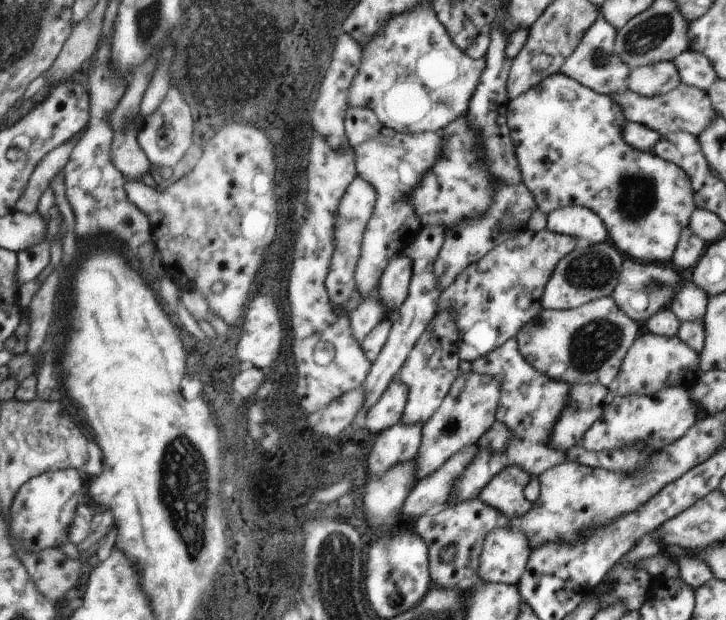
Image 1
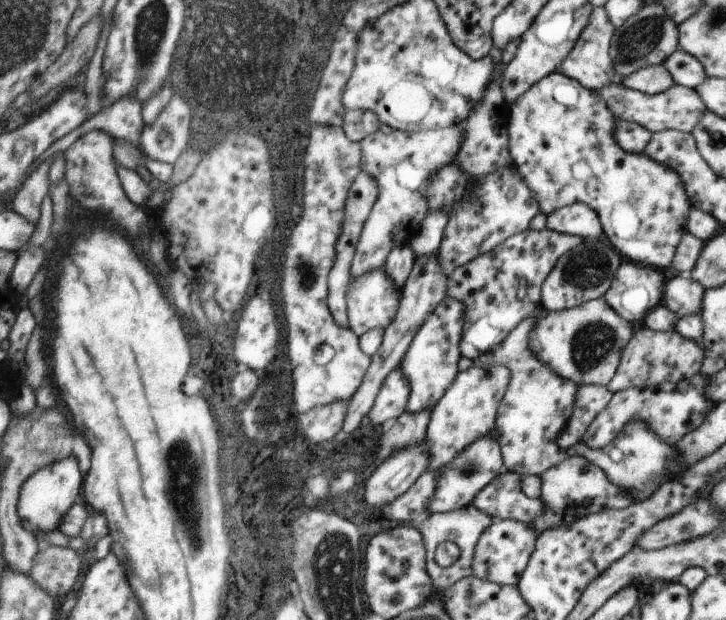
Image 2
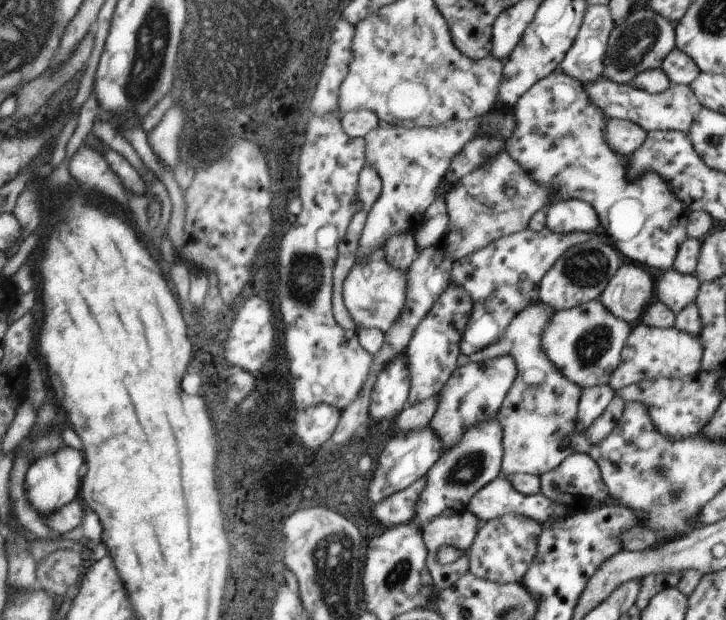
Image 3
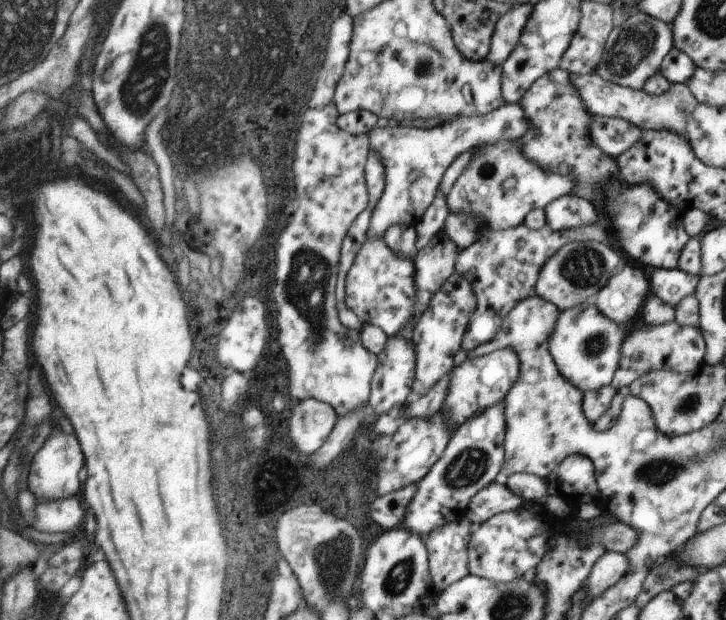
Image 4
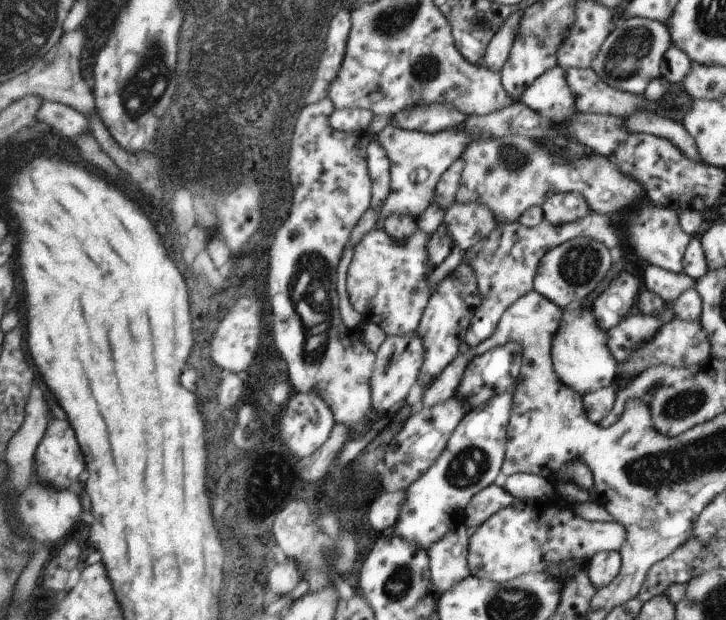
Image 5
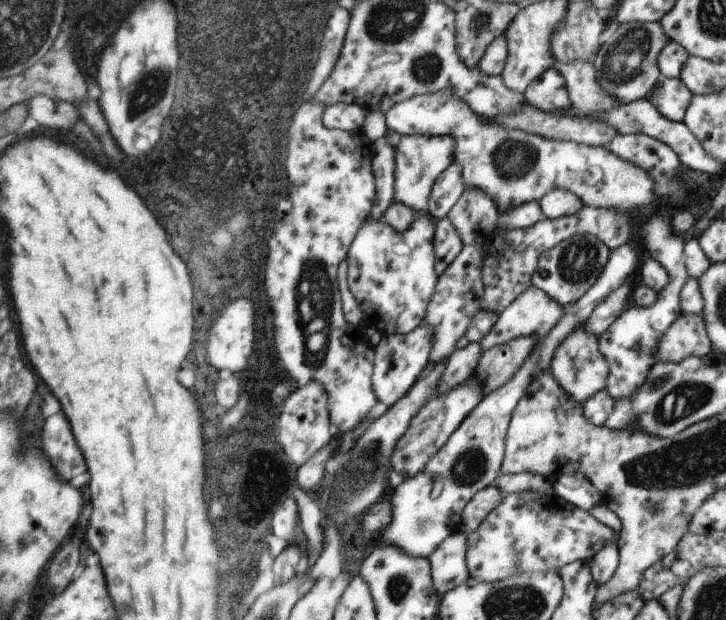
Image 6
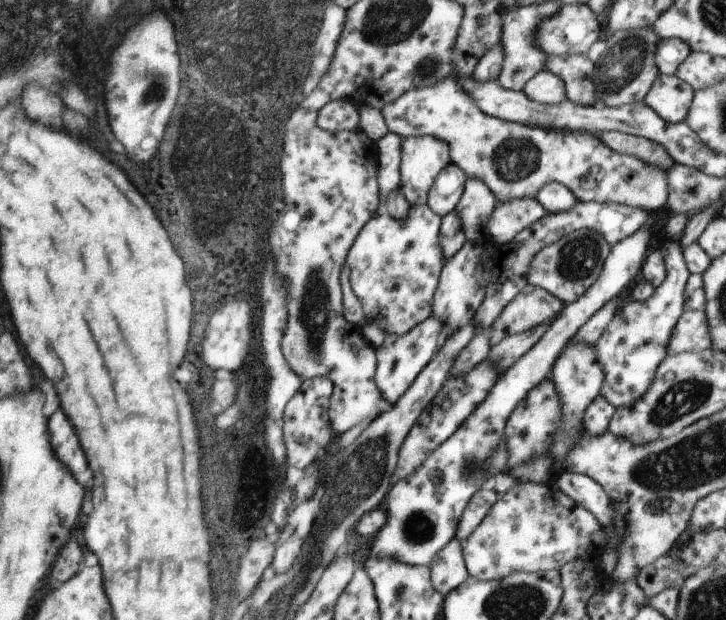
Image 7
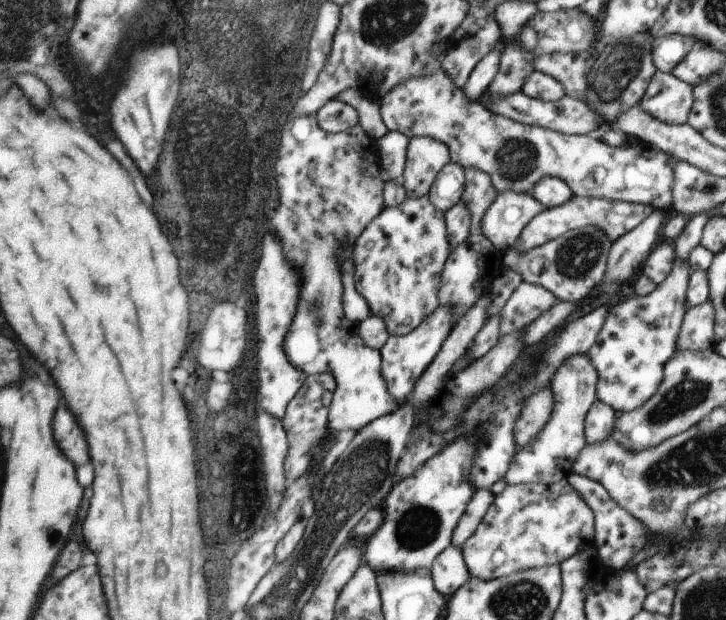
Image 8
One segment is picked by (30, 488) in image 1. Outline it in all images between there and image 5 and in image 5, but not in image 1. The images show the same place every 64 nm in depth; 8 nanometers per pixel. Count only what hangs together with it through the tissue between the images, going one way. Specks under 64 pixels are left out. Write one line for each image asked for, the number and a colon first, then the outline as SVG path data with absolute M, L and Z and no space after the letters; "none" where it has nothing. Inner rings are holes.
2: M75 456L49 464L47 468L35 472L21 490L21 500L19 500L19 514L23 518L23 524L27 530L35 532L37 528L41 530L59 530L65 514L77 504L81 494L81 470L79 462Z
3: M63 446L57 452L43 454L37 462L31 464L27 476L25 476L25 492L29 502L41 512L41 514L53 514L73 502L79 496L81 488L81 462L85 464L85 458L81 456L79 450L73 446Z
4: M63 428L51 432L49 440L45 442L45 446L37 452L37 456L31 462L31 492L35 492L37 498L45 498L45 500L63 500L69 498L73 494L77 494L81 490L81 464L85 466L85 456L81 450L81 444L77 440L77 436L73 436L71 432L65 432Z
5: M53 420L37 450L37 472L41 472L45 480L53 480L57 488L69 488L85 468L85 454L75 430L65 420Z

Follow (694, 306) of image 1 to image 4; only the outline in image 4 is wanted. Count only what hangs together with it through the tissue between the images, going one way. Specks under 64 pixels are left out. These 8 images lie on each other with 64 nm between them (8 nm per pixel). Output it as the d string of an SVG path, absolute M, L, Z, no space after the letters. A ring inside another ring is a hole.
M679 268L675 270L651 270L647 274L649 280L649 294L657 296L659 300L663 300L669 306L677 306L685 296L693 294L699 278L681 272Z

